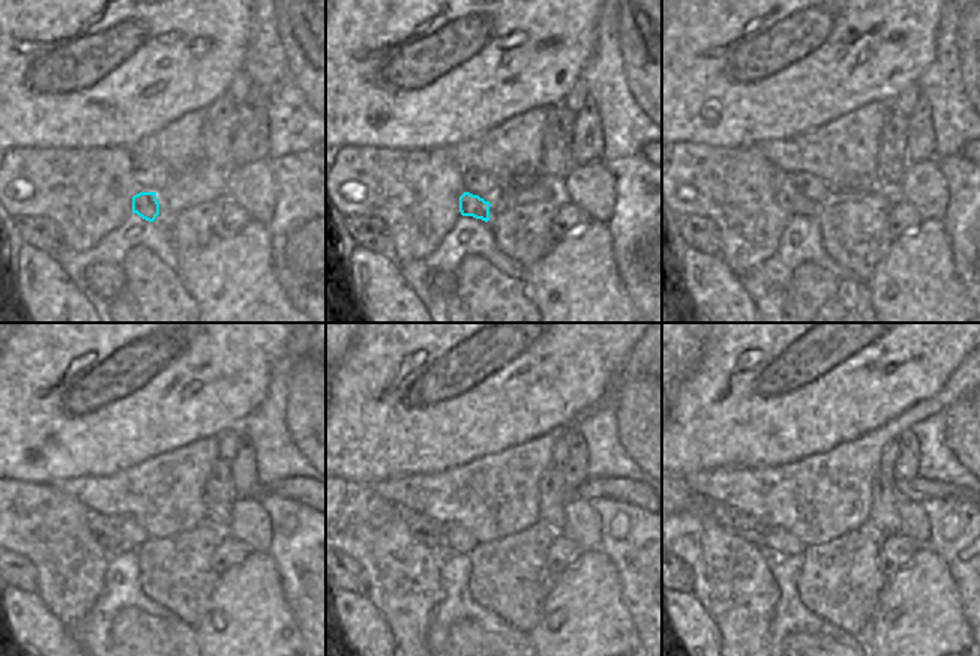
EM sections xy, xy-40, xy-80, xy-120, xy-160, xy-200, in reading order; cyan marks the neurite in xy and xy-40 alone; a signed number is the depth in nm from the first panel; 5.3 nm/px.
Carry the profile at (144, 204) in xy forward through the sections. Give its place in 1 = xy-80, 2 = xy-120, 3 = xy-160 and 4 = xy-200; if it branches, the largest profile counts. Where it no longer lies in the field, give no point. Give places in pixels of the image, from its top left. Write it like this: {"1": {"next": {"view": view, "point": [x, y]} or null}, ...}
{"1": {"next": {"view": "xy-80", "point": [796, 204]}}, "2": {"next": {"view": "xy-120", "point": [105, 530]}}, "3": {"next": {"view": "xy-160", "point": [428, 532]}}, "4": {"next": {"view": "xy-200", "point": [731, 520]}}}

